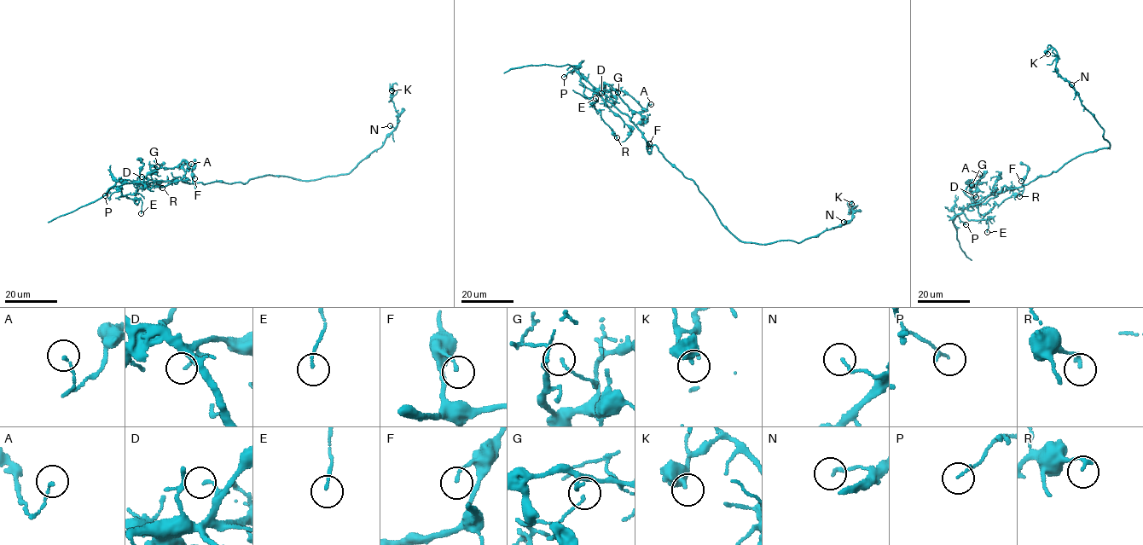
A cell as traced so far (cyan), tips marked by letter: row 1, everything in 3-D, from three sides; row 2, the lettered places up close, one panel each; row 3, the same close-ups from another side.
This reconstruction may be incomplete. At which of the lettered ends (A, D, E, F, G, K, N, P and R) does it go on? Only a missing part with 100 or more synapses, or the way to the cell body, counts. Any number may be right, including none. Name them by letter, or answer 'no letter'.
no letter

